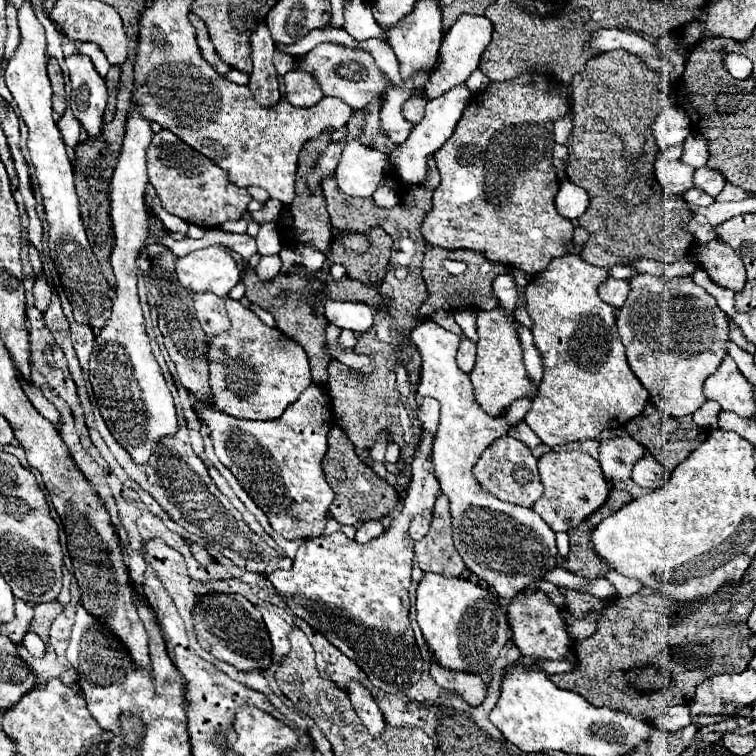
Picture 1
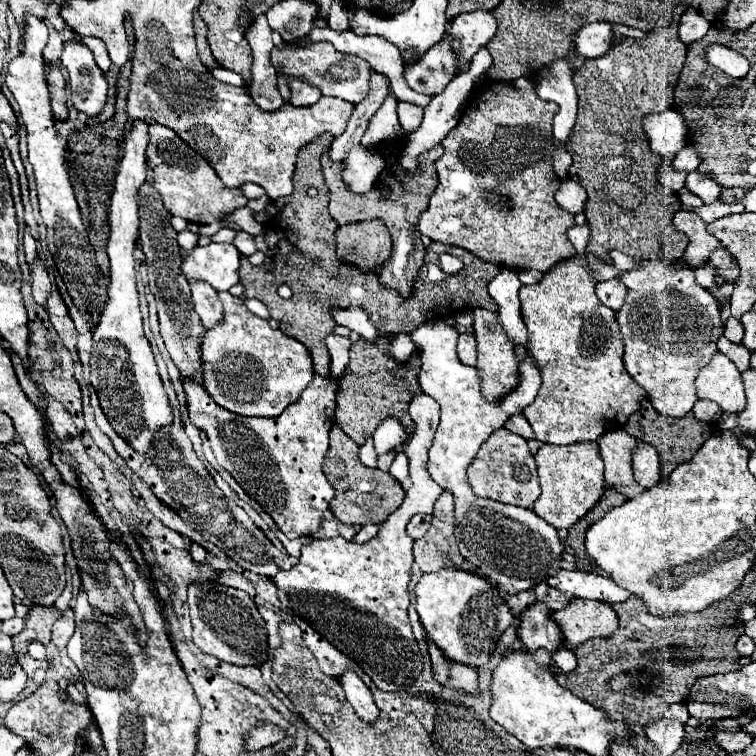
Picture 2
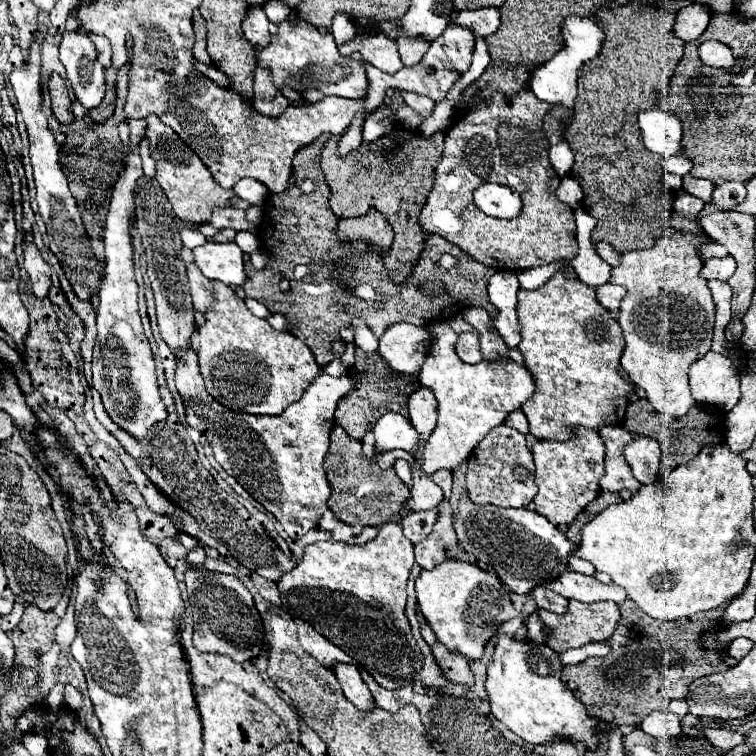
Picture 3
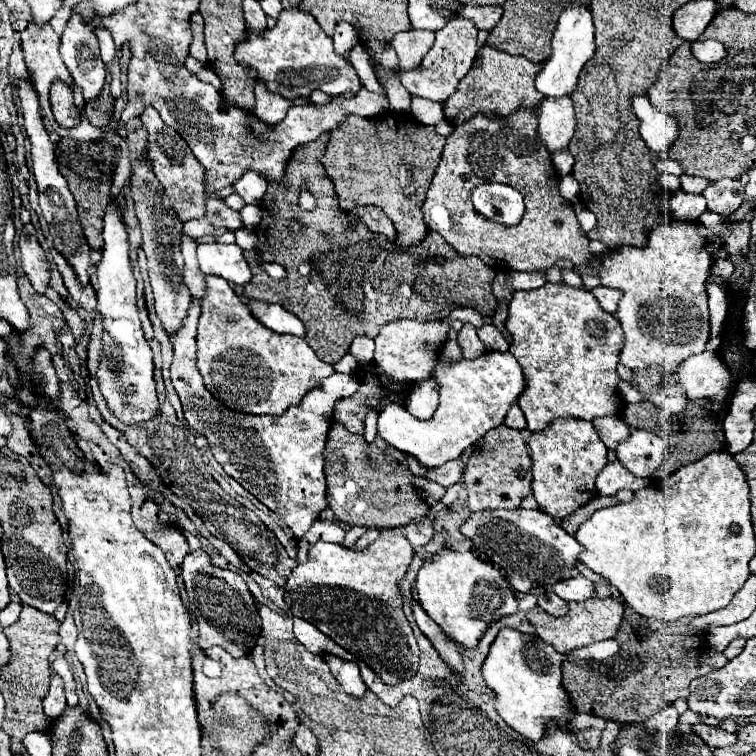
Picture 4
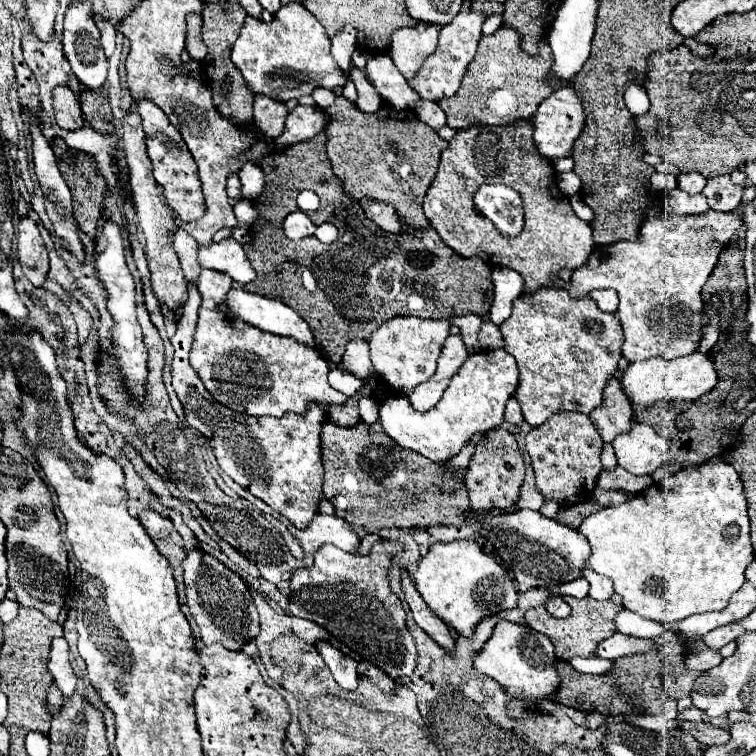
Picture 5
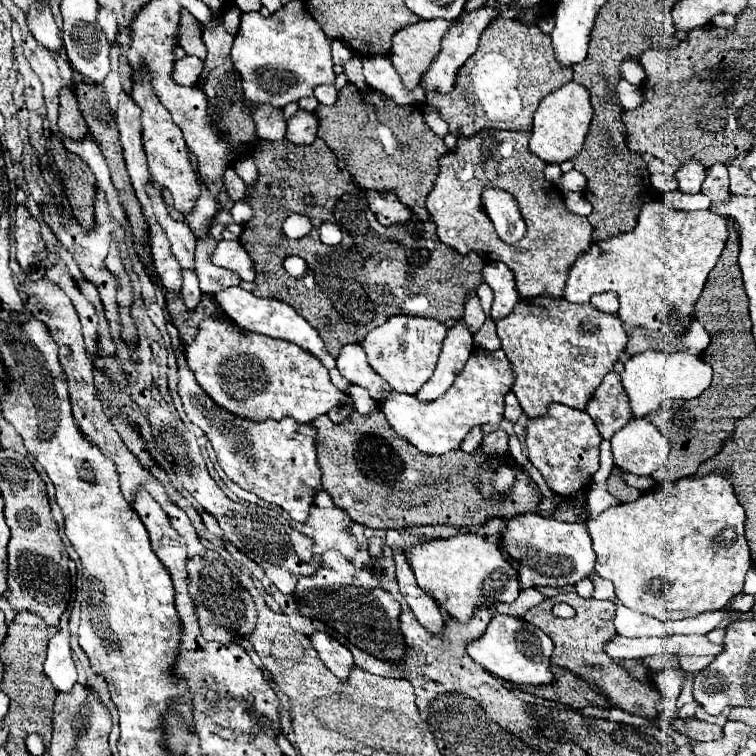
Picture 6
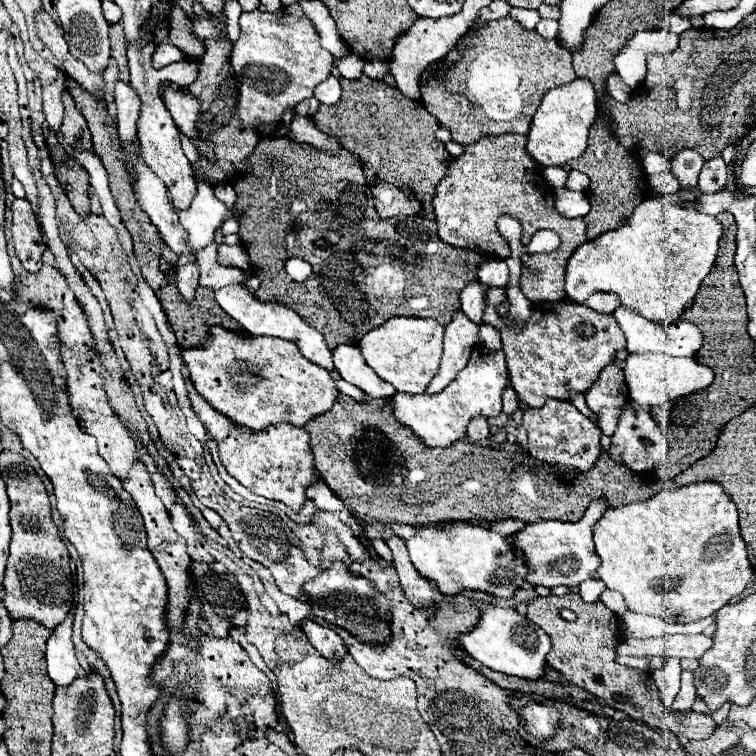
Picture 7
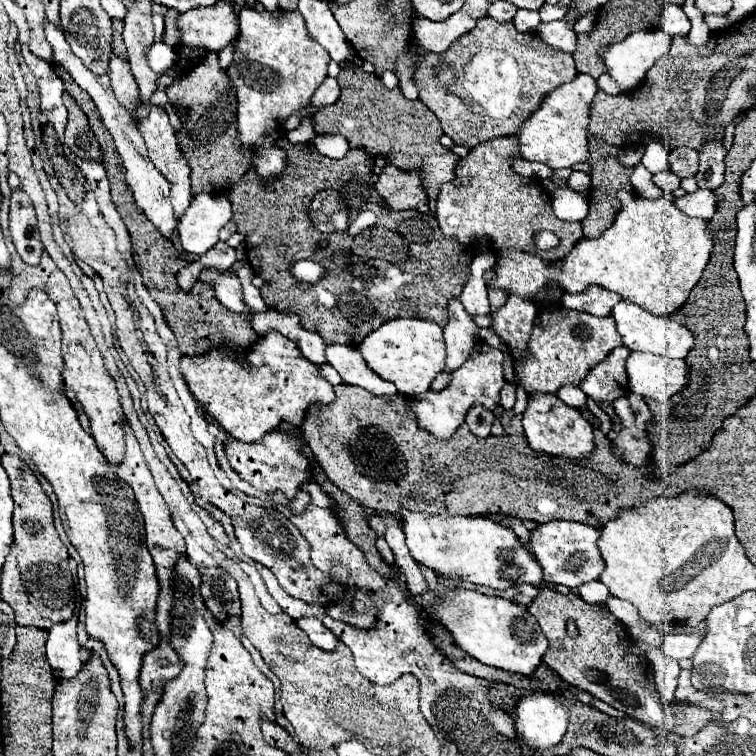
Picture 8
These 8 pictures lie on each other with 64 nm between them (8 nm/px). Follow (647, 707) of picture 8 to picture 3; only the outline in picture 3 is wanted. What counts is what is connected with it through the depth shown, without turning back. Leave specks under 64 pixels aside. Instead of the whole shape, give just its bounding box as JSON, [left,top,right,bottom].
[536,600,744,752]

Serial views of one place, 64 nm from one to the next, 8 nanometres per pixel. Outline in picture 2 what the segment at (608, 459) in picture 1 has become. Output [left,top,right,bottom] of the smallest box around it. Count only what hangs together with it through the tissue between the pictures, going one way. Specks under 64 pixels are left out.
[598,430,636,488]

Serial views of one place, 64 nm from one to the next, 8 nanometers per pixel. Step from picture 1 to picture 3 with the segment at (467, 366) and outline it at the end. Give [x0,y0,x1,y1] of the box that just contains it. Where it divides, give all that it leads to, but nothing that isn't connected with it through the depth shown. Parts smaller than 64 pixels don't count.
[456,332,482,364]

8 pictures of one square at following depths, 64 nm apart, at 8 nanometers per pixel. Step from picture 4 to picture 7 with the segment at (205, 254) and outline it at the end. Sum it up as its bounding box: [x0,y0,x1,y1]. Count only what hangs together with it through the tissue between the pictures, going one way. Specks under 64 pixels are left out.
[218,244,252,272]

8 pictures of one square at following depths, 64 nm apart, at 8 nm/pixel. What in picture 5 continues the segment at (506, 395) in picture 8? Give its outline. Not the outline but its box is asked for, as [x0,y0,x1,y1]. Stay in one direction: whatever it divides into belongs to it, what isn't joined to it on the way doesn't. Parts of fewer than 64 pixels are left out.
[504,398,524,426]

